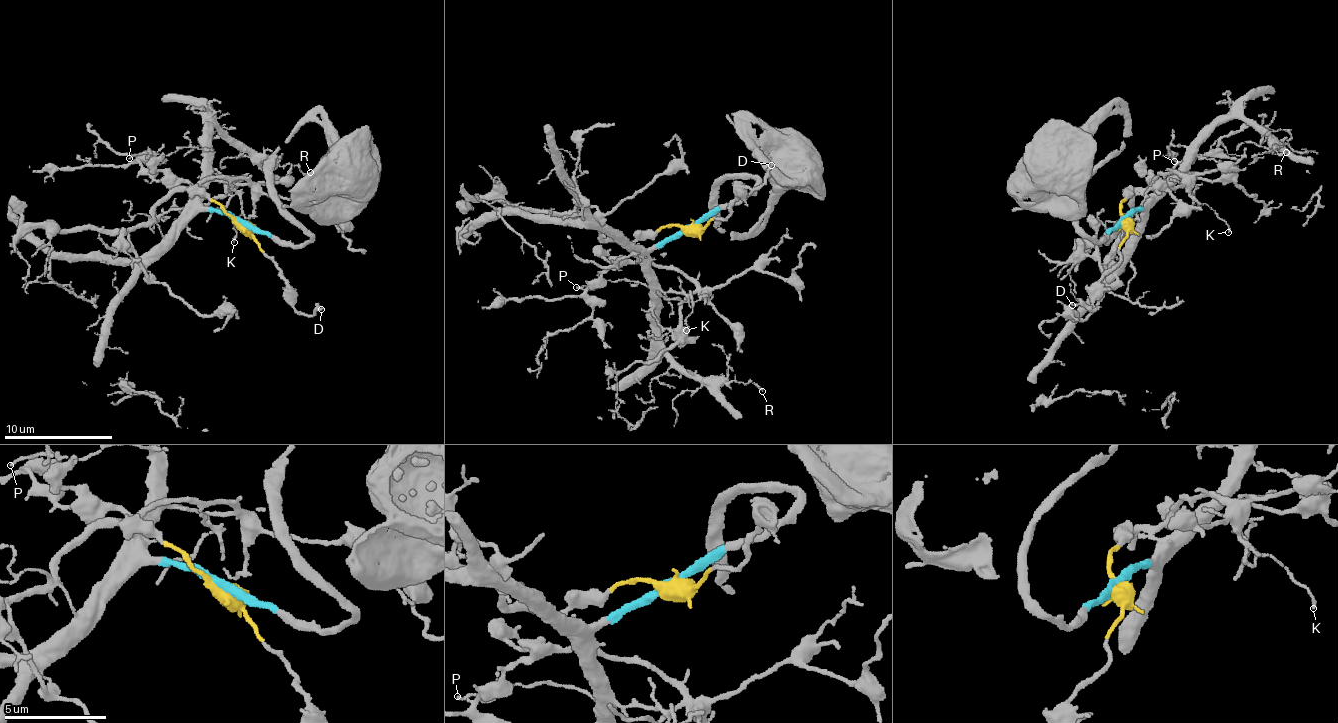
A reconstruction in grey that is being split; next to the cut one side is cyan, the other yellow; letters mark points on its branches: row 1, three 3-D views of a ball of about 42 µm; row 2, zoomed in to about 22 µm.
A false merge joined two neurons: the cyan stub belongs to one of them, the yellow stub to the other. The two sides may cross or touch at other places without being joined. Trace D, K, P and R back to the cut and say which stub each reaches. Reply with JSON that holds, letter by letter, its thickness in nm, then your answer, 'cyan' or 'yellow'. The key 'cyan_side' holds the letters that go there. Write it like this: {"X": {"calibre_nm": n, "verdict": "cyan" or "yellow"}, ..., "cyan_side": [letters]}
{"D": {"calibre_nm": 110, "verdict": "yellow"}, "K": {"calibre_nm": 110, "verdict": "cyan"}, "P": {"calibre_nm": 100, "verdict": "cyan"}, "R": {"calibre_nm": 140, "verdict": "cyan"}, "cyan_side": ["K", "P", "R"]}

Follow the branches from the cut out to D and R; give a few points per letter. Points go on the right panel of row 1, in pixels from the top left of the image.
D: (1125, 219), (1121, 259), (1102, 277), (1095, 309), (1071, 304)
R: (1125, 219), (1148, 200), (1219, 124), (1238, 118), (1270, 138), (1276, 148), (1276, 144), (1277, 152), (1285, 151)

